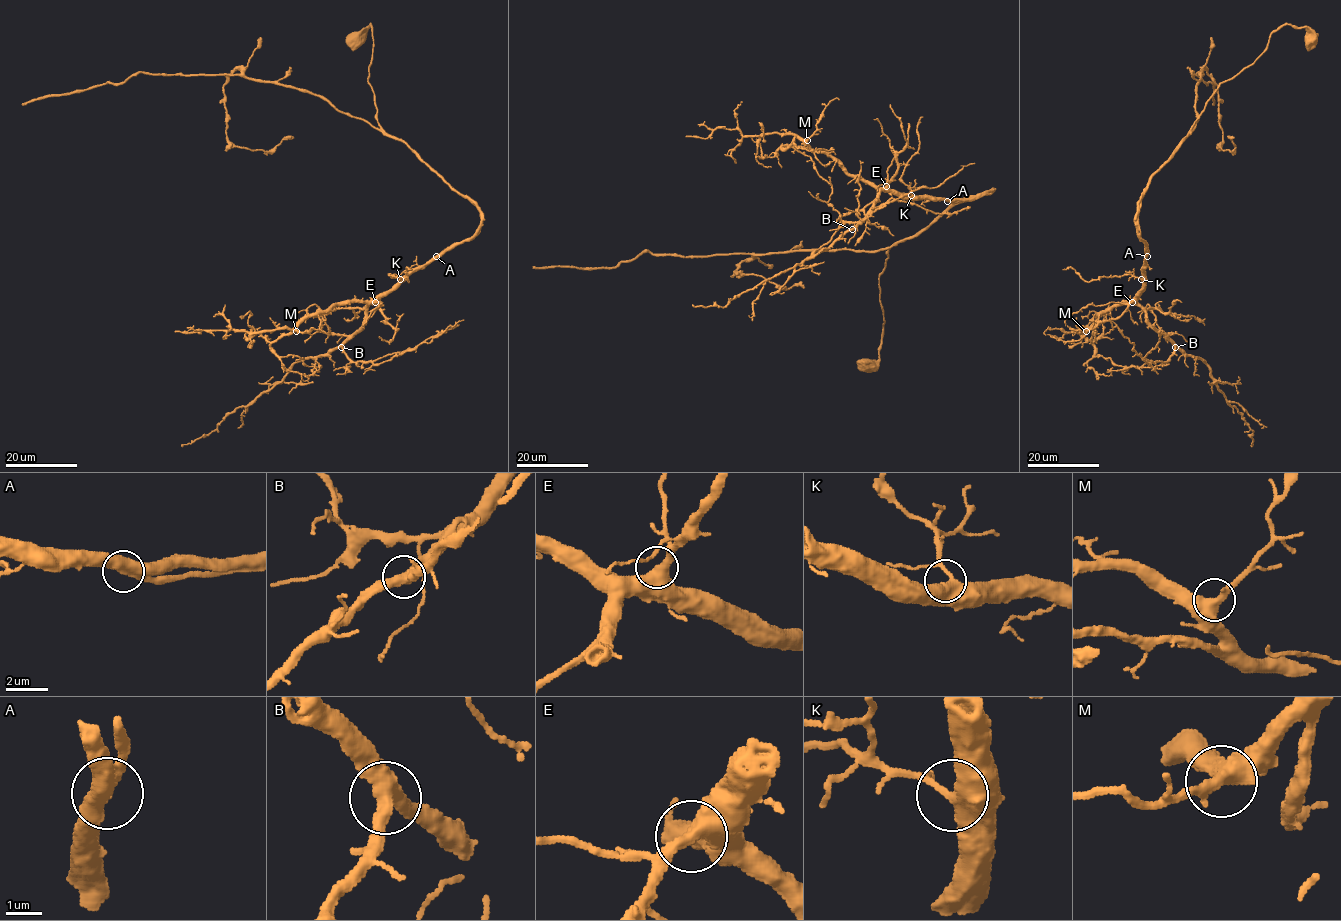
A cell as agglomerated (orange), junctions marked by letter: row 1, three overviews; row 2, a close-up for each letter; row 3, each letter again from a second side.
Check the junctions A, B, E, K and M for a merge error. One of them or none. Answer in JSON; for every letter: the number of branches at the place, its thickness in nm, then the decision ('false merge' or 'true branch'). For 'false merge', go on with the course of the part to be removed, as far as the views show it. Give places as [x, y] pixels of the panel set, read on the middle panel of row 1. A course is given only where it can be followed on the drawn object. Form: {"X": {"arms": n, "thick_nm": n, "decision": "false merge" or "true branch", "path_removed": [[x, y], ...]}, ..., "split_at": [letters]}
{"A": {"arms": 2, "thick_nm": 550, "decision": "true branch"}, "B": {"arms": 3, "thick_nm": 400, "decision": "true branch"}, "E": {"arms": 2, "thick_nm": 480, "decision": "true branch"}, "K": {"arms": 2, "thick_nm": 550, "decision": "true branch"}, "M": {"arms": 2, "thick_nm": 500, "decision": "true branch"}, "split_at": []}

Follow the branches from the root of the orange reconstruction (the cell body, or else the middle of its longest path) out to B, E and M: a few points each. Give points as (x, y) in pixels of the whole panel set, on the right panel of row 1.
B: (1310, 38), (1306, 27), (1274, 30), (1251, 64), (1219, 85), (1141, 198), (1144, 286), (1136, 304), (1175, 347)
E: (1310, 38), (1306, 27), (1274, 30), (1251, 64), (1219, 85), (1151, 177), (1138, 212), (1144, 286), (1132, 302)
M: (1310, 38), (1306, 27), (1280, 26), (1251, 64), (1219, 85), (1141, 198), (1144, 286), (1086, 331)

